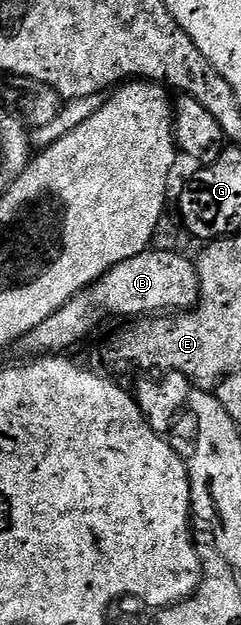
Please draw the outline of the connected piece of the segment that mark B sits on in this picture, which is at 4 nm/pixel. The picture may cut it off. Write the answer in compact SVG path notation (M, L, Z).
M149 249L114 265L92 285L78 292L58 313L46 317L38 329L30 329L20 340L19 350L29 351L32 357L49 353L64 353L75 343L90 334L103 319L111 315L132 315L131 317L155 317L161 313L179 313L196 306L200 300L200 278L195 262L179 255L176 251L156 251Z

